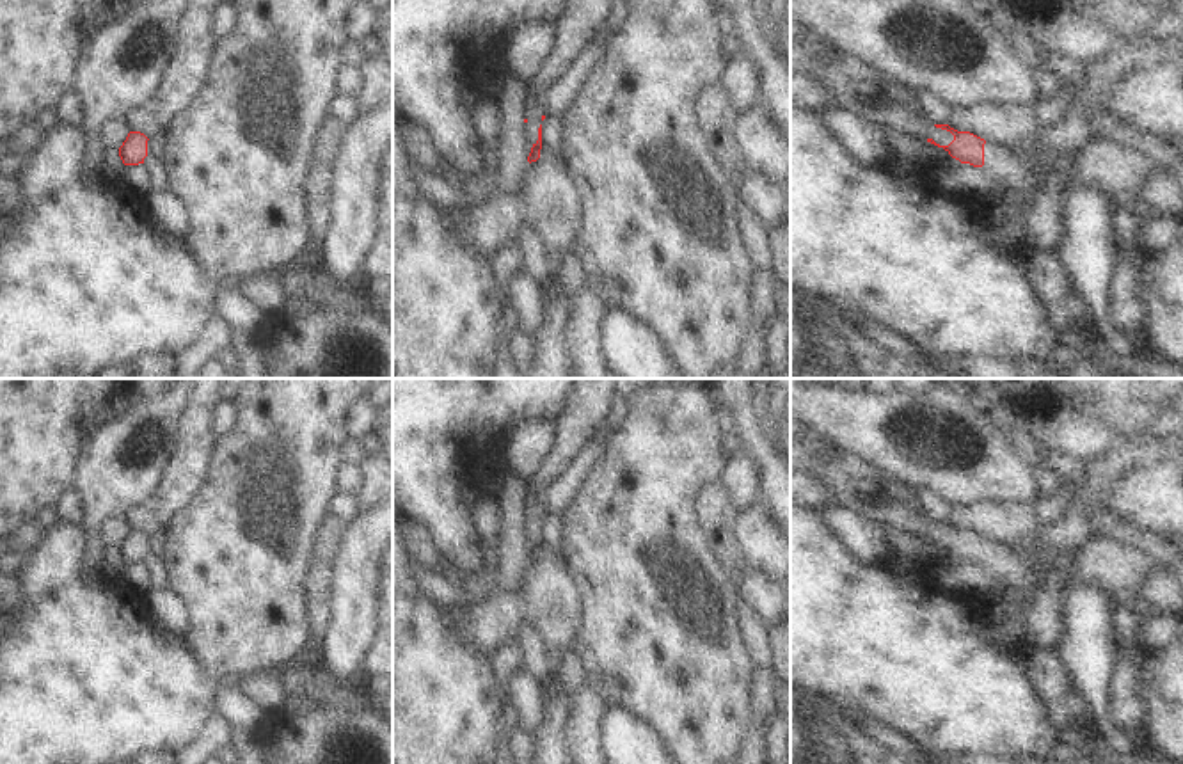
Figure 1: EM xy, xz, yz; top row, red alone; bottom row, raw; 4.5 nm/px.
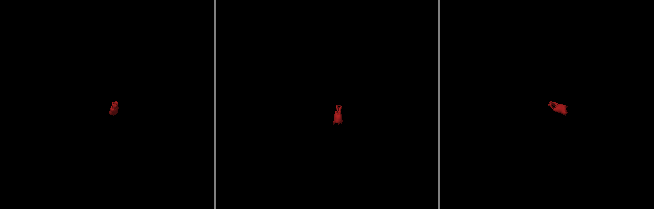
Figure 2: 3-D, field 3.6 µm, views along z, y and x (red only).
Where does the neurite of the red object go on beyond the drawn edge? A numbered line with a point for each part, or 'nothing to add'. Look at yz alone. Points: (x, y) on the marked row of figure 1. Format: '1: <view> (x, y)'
1: yz (858, 87)
2: yz (999, 162)

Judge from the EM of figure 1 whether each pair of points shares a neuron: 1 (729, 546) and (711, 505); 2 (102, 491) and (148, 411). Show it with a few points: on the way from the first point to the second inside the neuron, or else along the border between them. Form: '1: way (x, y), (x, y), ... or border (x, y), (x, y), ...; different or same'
1: way (723, 535), (716, 516); same
2: way (116, 471), (116, 455), (132, 430); same

